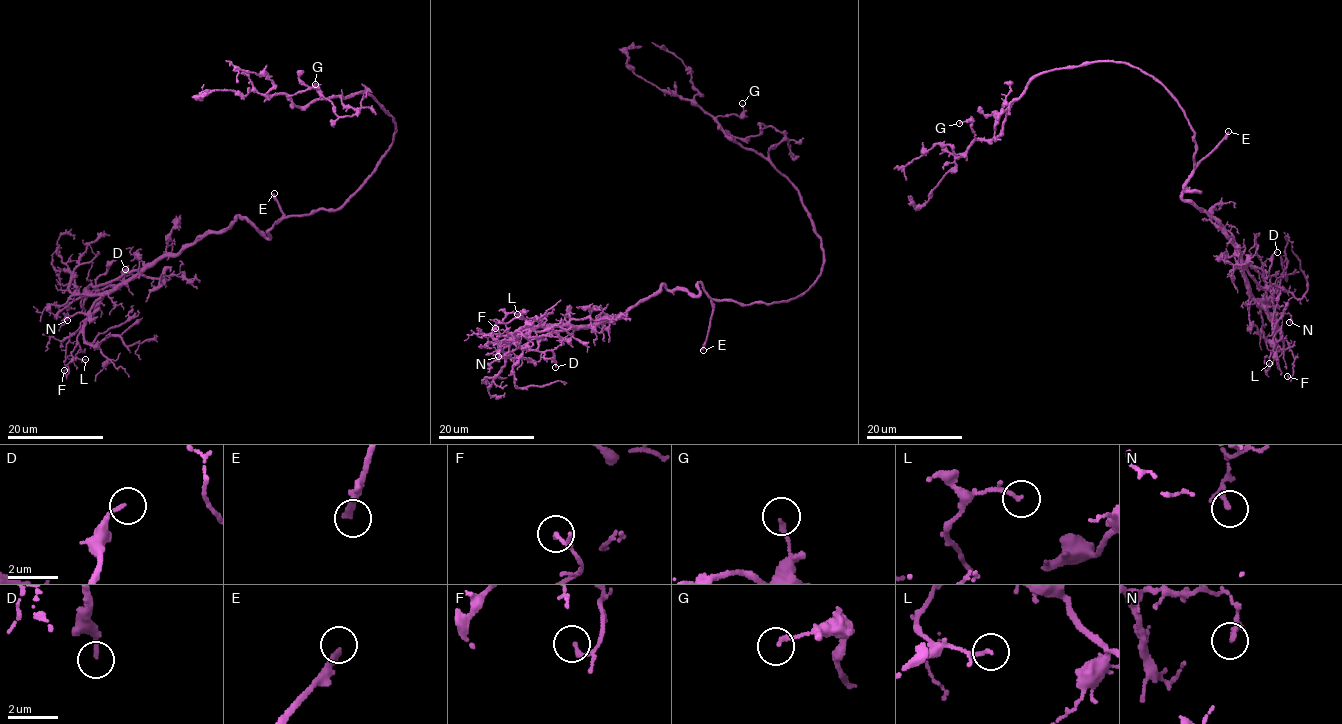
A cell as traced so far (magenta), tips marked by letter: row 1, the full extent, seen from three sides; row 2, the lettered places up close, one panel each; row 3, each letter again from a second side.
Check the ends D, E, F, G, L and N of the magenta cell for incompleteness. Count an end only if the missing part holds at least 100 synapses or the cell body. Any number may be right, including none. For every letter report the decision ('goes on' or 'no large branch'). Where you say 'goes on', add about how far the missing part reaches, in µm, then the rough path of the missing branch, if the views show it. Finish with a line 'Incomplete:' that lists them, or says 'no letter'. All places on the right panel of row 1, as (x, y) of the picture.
D: no large branch
E: goes on; about 25 µm are missing; missing branch runs (1228, 131), (1241, 108), (1249, 104), (1255, 81), (1259, 77), (1269, 83)
F: no large branch
G: no large branch
L: no large branch
N: no large branch
Incomplete: E

